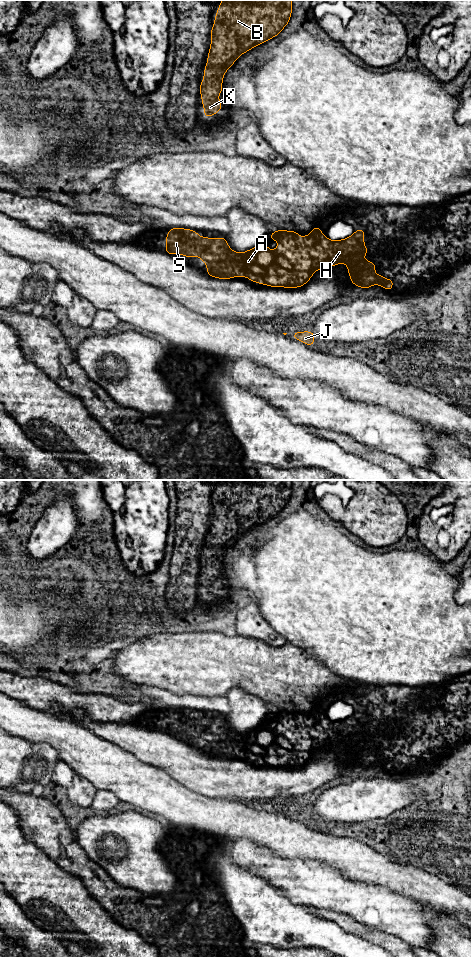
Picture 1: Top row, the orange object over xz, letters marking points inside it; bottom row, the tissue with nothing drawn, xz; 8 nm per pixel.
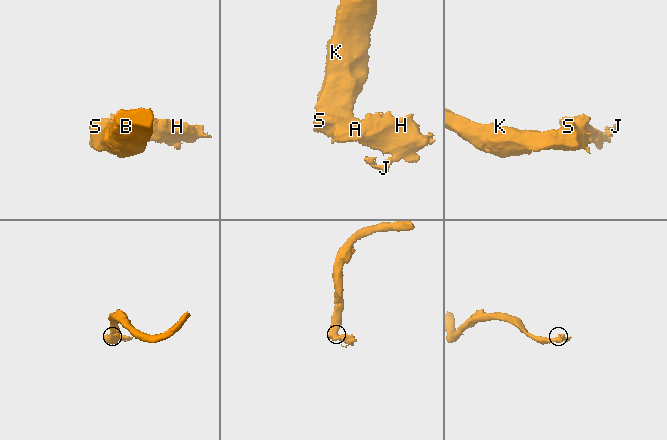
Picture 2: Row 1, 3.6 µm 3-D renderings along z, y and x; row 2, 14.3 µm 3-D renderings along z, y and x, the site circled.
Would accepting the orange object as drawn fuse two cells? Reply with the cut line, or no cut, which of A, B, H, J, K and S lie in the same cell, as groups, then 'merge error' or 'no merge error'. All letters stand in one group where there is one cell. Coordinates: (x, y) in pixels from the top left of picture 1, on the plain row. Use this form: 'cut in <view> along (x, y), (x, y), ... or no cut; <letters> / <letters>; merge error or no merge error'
cut in xz along (270, 730), (272, 740), (263, 745), (256, 756), (249, 757); A B K S / H J; merge error

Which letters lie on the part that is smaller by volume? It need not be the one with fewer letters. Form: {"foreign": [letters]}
{"foreign": ["H", "J"]}

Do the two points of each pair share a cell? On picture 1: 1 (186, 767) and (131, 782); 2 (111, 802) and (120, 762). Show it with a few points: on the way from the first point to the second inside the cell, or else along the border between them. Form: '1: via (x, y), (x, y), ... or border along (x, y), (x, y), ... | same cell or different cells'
1: border along (144, 763), (149, 763), (163, 769), (185, 786) | different cells
2: border along (97, 789), (107, 789), (120, 800) | different cells

